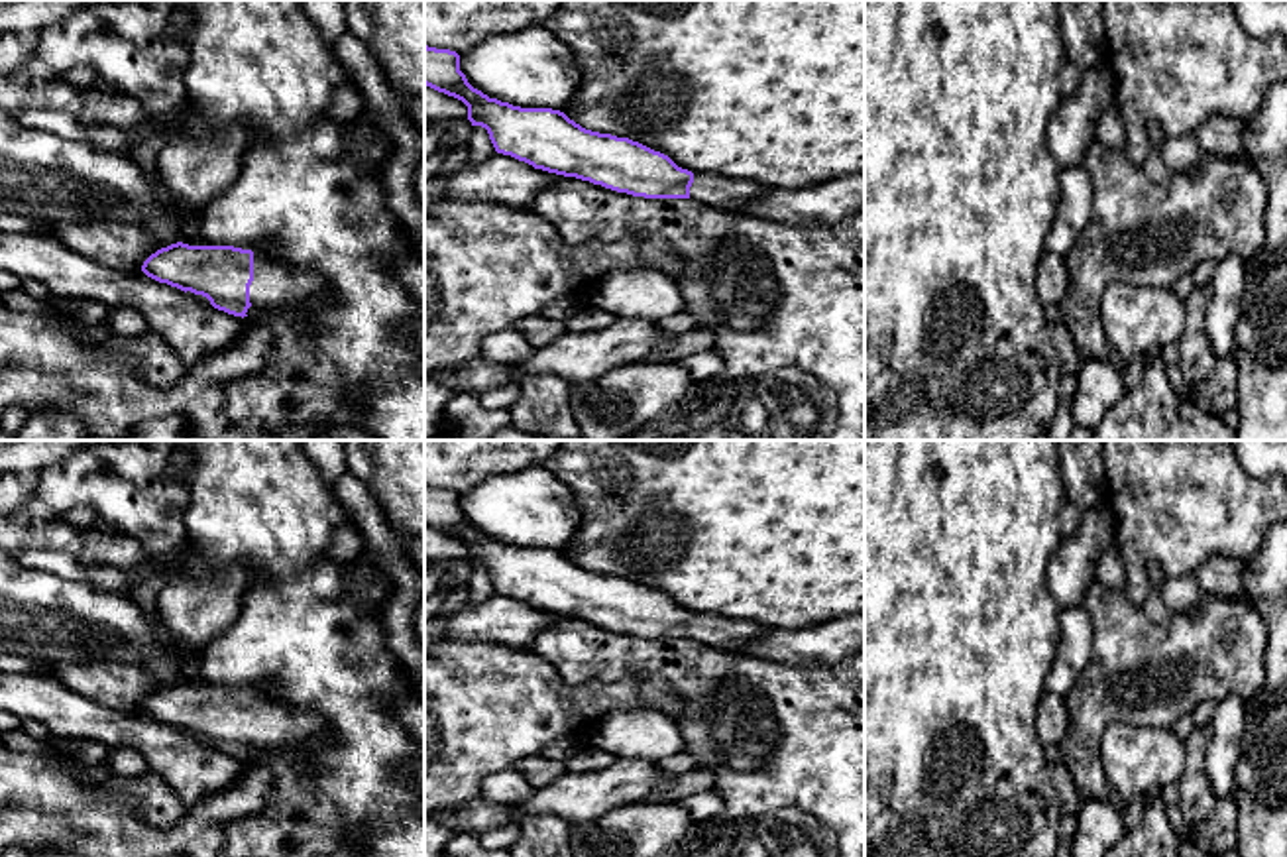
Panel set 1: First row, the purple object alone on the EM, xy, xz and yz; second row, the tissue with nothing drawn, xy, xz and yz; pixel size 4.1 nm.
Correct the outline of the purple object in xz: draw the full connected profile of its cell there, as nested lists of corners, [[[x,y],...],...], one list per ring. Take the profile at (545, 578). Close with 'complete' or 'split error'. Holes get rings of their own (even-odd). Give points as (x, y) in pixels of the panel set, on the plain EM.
[[[424,486],[424,525],[462,541],[472,566],[487,570],[497,594],[548,613],[576,617],[605,629],[644,639],[694,639],[723,651],[764,633],[764,625],[692,613],[668,596],[629,578],[582,568],[552,548],[521,548],[489,539],[460,511],[460,495]]]; split error

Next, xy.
[[[183,682],[151,694],[141,712],[159,723],[202,735],[214,749],[242,759],[250,747],[303,743],[326,725],[314,712],[293,710],[261,692]]]; split error

